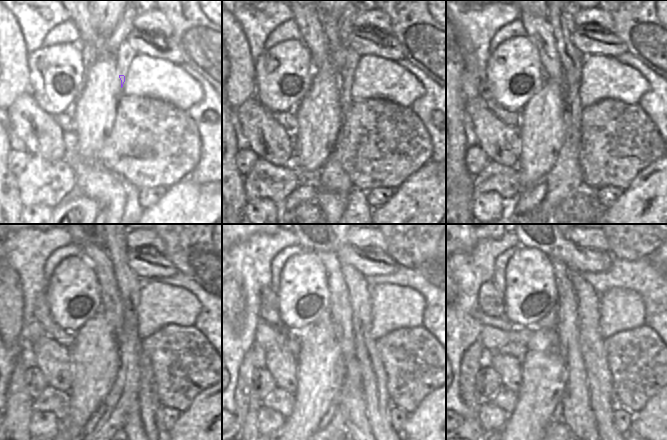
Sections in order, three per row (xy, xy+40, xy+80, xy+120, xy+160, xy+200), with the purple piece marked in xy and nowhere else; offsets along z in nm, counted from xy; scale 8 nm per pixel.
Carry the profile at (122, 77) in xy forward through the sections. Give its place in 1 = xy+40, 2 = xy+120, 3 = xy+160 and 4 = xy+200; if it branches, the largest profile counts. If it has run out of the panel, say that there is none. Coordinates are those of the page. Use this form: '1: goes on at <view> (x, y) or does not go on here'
1: goes on at xy+40 (346, 100)
2: goes on at xy+120 (139, 389)
3: goes on at xy+160 (377, 402)
4: goes on at xy+200 (599, 378)

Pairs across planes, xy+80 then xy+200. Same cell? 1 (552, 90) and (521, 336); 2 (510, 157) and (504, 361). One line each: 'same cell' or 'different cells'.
1: different cells
2: same cell

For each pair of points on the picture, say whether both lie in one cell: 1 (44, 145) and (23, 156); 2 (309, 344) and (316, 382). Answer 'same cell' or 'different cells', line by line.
1: different cells
2: same cell

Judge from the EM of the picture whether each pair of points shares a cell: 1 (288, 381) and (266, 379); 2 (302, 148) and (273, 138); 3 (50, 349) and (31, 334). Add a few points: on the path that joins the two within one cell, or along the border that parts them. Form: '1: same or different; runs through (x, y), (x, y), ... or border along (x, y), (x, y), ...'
1: different; border along (264, 367), (268, 370), (277, 386)
2: different; border along (293, 138), (294, 161)
3: different; border along (44, 336), (40, 336), (25, 344)

